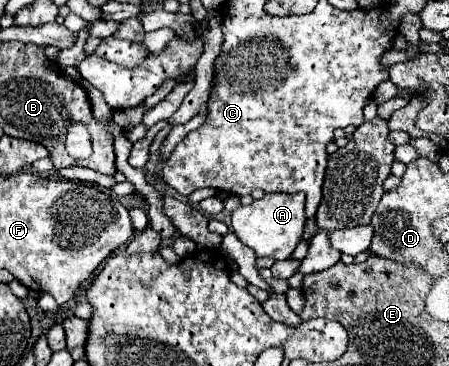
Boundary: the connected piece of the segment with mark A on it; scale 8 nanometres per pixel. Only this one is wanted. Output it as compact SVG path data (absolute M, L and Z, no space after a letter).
M265 193L261 199L253 201L247 207L239 207L231 213L231 225L239 241L249 245L257 257L273 257L273 259L289 259L295 245L301 241L303 225L305 225L305 195L303 193Z

